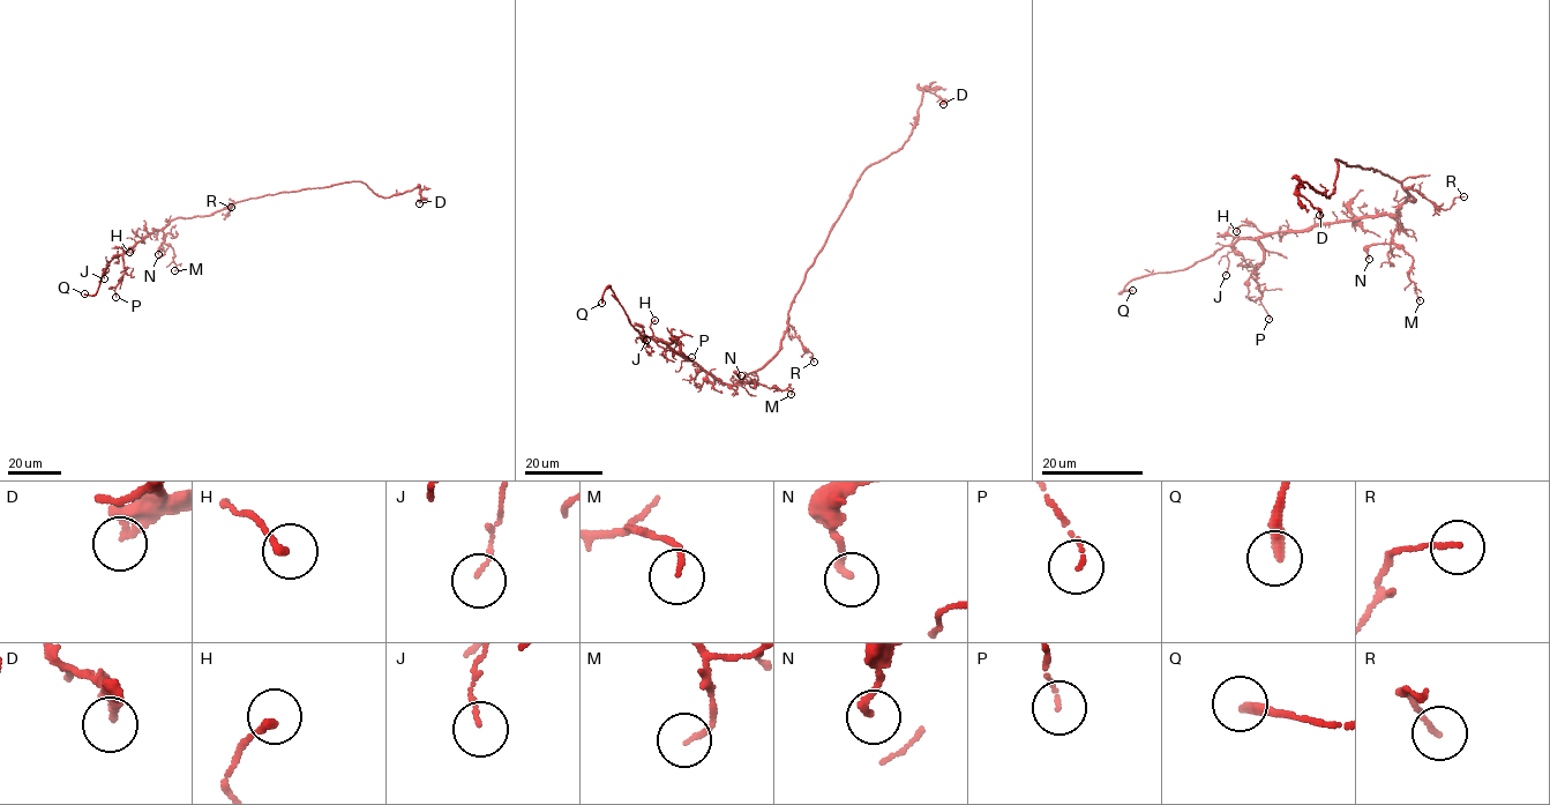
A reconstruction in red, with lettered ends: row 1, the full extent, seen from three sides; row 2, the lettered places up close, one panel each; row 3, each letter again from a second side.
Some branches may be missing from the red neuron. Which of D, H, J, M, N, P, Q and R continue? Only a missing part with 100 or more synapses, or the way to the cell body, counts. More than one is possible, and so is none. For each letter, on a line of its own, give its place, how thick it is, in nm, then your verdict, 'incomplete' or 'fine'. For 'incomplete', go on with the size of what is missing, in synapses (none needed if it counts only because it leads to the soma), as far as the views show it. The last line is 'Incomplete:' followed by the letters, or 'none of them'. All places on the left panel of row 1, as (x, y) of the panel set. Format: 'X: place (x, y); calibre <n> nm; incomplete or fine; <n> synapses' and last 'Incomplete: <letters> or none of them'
D: place (419, 203); calibre 280 nm; fine
H: place (129, 252); calibre 190 nm; fine
J: place (104, 278); calibre 100 nm; fine
M: place (174, 270); calibre 120 nm; fine
N: place (158, 254); calibre 170 nm; fine
P: place (115, 297); calibre 100 nm; fine
Q: place (84, 293); calibre 280 nm; incomplete
R: place (231, 207); calibre 130 nm; fine
Incomplete: Q

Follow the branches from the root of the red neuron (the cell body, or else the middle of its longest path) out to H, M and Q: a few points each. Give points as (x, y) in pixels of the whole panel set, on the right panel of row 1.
H: (1410, 198), (1413, 202), (1405, 198), (1394, 216), (1365, 215), (1273, 233), (1240, 225), (1236, 231)
M: (1410, 198), (1413, 202), (1405, 198), (1398, 211), (1393, 239), (1413, 258), (1409, 280), (1420, 300)
Q: (1410, 198), (1394, 216), (1242, 237), (1185, 268), (1136, 277), (1121, 291), (1132, 290)

